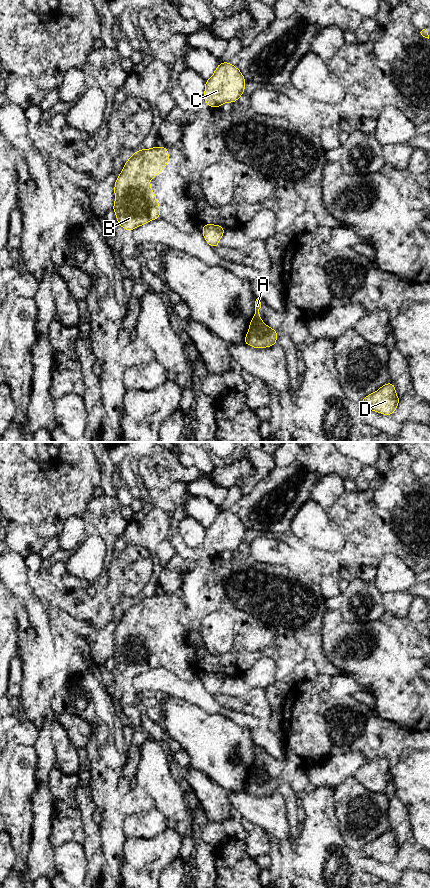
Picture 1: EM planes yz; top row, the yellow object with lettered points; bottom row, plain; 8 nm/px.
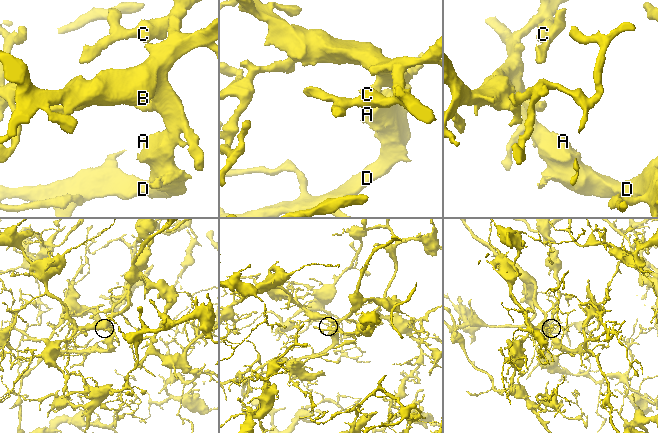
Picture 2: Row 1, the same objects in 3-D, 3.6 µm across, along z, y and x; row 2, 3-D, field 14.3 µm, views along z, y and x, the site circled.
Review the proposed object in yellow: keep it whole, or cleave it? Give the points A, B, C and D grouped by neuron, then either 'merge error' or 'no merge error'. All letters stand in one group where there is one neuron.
groups A B C D; no merge error

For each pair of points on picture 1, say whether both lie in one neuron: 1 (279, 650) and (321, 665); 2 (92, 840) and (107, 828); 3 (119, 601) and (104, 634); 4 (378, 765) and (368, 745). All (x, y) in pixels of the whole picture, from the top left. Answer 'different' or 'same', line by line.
1: same
2: different
3: same
4: different

